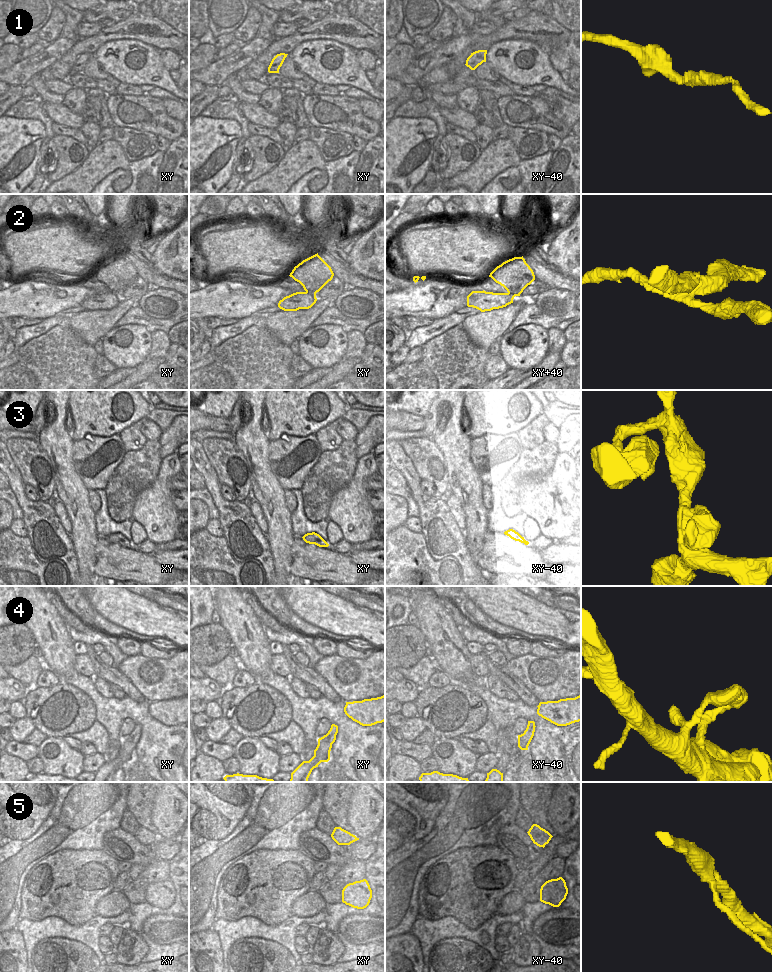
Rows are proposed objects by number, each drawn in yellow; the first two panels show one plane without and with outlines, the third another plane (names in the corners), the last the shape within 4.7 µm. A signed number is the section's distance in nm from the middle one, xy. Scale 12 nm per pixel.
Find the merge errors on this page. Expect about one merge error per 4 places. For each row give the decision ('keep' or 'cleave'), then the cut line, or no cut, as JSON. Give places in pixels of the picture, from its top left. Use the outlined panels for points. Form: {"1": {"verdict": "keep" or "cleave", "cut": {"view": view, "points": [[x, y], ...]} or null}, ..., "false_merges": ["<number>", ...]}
{"1": {"verdict": "keep", "cut": null}, "2": {"verdict": "cleave", "cut": {"view": "xy", "points": [[306, 291], [315, 296]]}}, "3": {"verdict": "keep", "cut": null}, "4": {"verdict": "keep", "cut": null}, "5": {"verdict": "keep", "cut": null}, "false_merges": ["2"]}

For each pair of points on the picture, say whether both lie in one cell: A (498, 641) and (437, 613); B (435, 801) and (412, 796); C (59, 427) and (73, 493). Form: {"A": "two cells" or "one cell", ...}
{"A": "two cells", "B": "one cell", "C": "one cell"}

